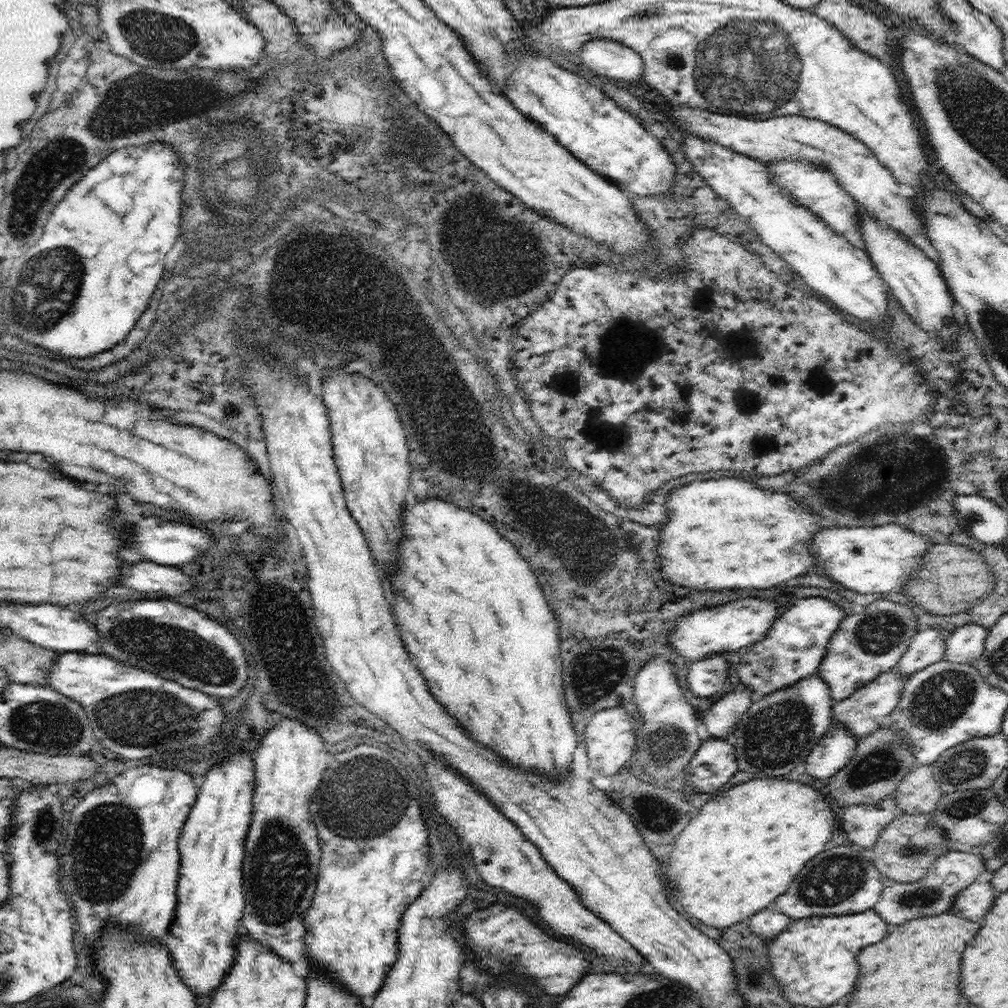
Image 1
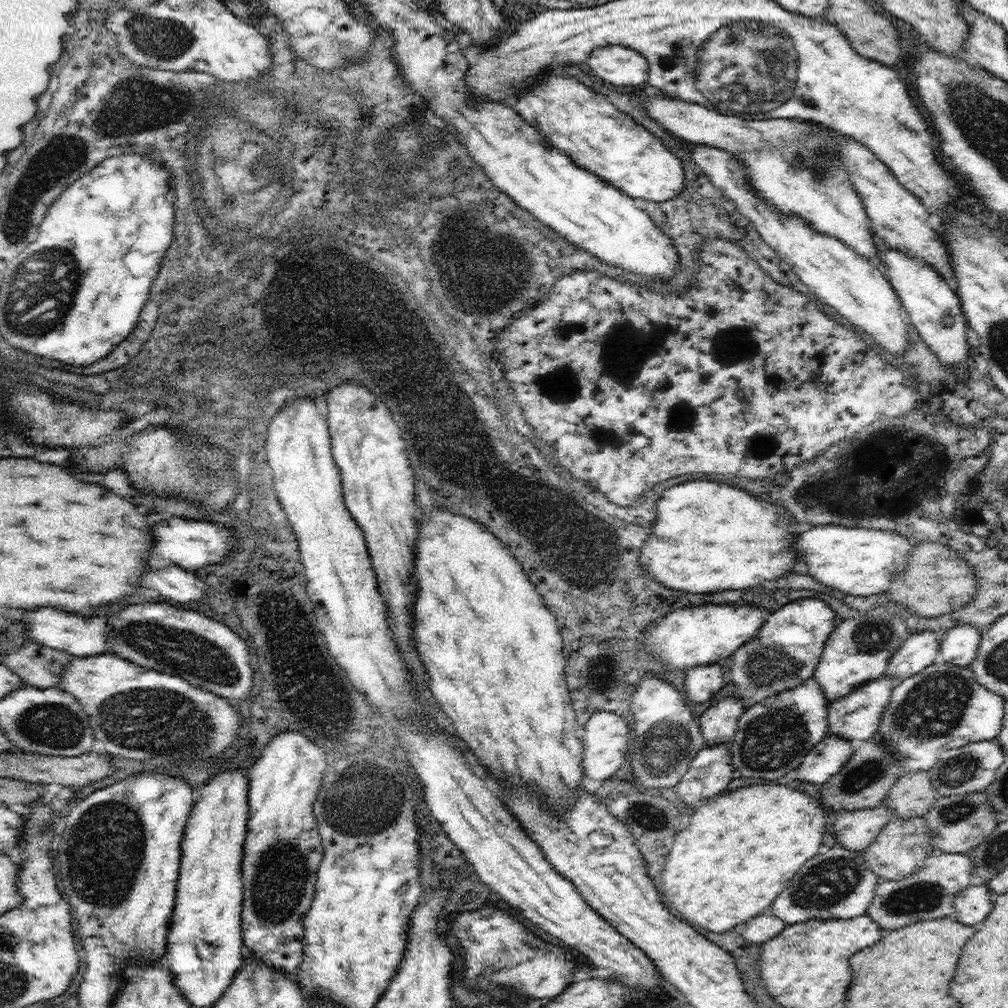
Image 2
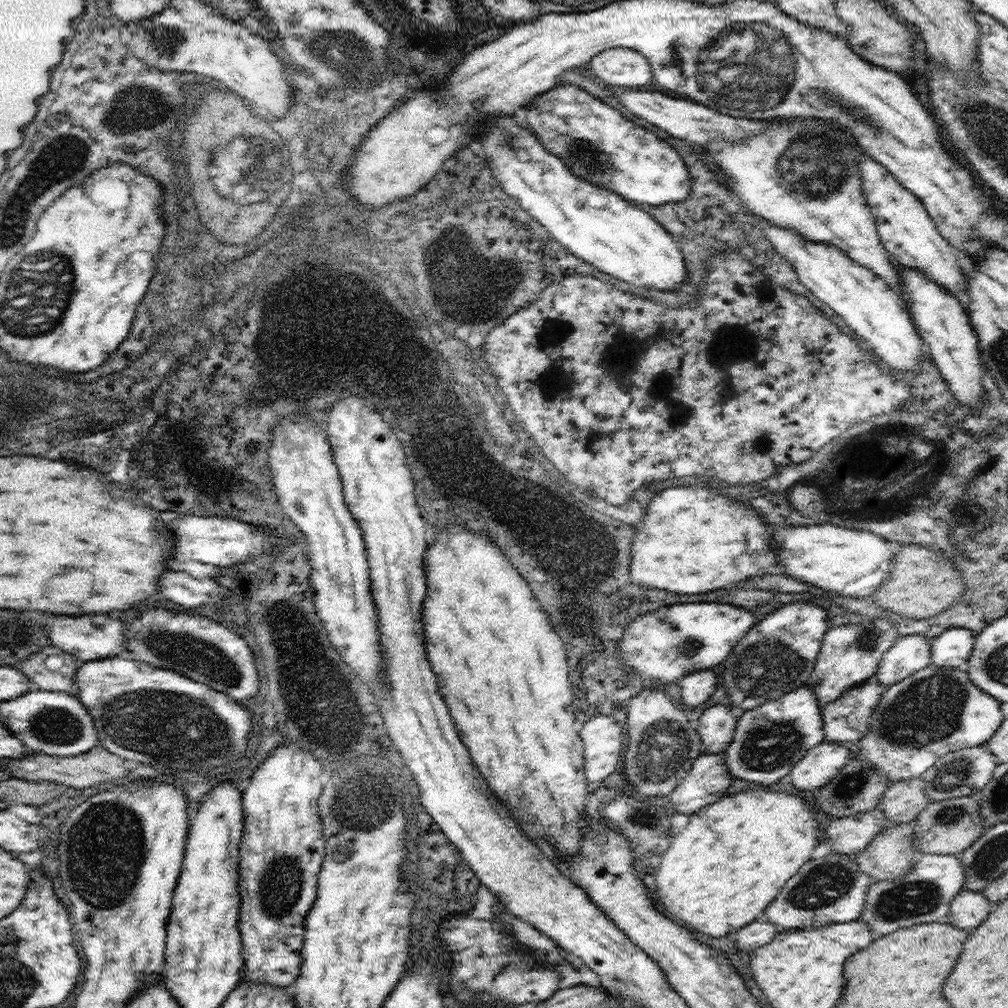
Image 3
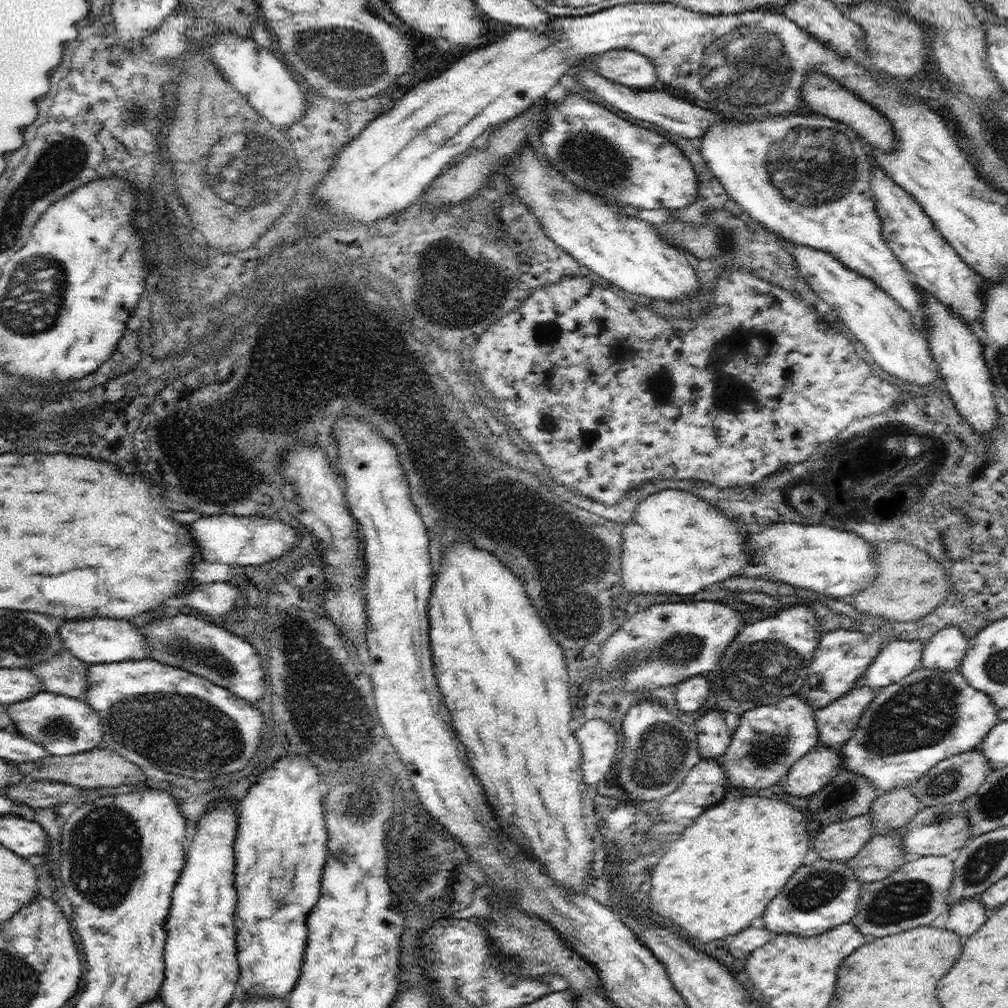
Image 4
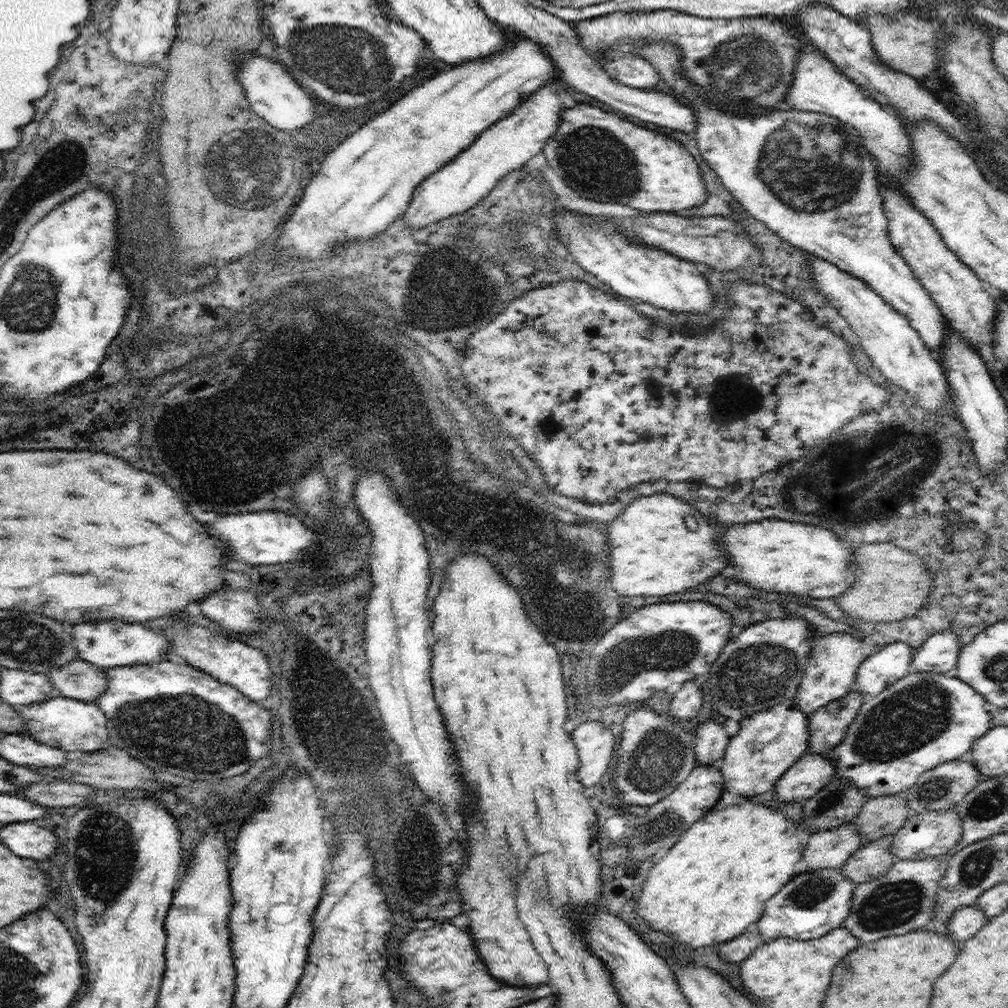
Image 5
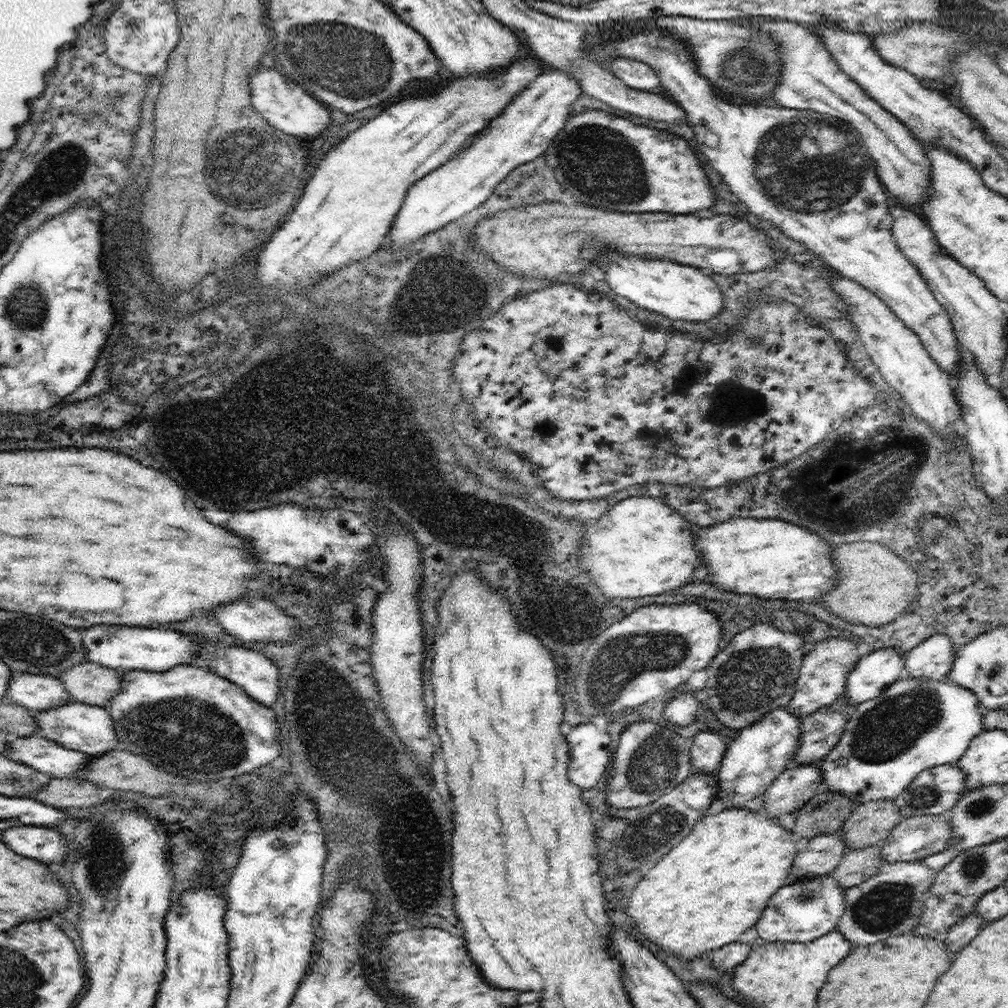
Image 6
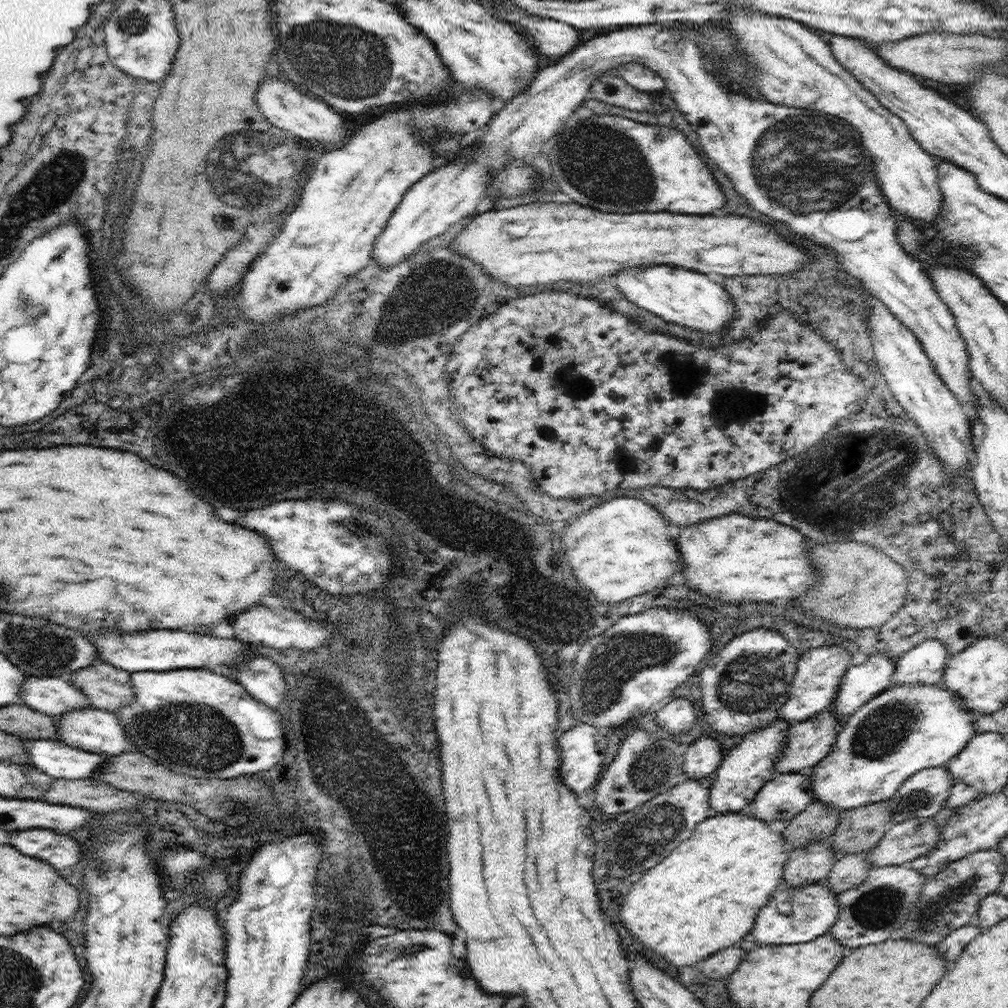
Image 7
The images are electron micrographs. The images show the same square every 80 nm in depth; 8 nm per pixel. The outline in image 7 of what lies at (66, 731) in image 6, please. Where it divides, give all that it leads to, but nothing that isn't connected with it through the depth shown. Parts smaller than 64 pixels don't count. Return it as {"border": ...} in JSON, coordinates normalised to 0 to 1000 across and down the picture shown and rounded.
{"border":[[[91,700],[76,702],[71,706],[60,708],[56,711],[55,717],[58,723],[58,734],[62,734],[73,742],[99,747],[102,750],[115,750],[122,748],[124,742],[128,740],[125,728],[123,728],[123,719],[112,706],[102,705]]]}

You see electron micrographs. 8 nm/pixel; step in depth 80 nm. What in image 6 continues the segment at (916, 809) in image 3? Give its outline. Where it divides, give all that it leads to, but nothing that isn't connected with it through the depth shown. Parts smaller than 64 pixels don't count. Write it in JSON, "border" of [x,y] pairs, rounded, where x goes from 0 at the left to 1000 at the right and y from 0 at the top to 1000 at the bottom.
{"border":[[[886,793],[863,794],[847,800],[834,824],[841,843],[861,841],[876,835],[895,813]]]}

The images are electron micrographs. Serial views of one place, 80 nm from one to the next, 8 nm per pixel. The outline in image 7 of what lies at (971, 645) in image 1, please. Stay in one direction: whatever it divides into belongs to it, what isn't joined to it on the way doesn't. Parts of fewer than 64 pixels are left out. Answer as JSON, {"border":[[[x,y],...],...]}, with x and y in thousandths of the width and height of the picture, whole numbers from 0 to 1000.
{"border":[[[930,633],[919,634],[888,657],[886,677],[888,681],[912,679],[935,680],[939,645]]]}

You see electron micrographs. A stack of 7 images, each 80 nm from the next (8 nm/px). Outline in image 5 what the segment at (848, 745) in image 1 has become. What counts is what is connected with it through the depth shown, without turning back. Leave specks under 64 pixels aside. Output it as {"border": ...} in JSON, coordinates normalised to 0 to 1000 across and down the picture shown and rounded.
{"border":[[[798,748],[772,773],[767,792],[772,796],[800,794],[827,771],[822,751],[814,748]]]}

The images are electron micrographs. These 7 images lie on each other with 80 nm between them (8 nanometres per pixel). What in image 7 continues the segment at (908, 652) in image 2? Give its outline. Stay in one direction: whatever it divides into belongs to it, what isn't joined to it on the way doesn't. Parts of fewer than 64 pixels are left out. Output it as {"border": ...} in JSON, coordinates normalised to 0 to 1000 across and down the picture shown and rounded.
{"border":[[[870,647],[863,650],[858,658],[843,659],[824,698],[830,714],[837,716],[857,697],[876,688],[886,677],[888,657],[878,647]]]}

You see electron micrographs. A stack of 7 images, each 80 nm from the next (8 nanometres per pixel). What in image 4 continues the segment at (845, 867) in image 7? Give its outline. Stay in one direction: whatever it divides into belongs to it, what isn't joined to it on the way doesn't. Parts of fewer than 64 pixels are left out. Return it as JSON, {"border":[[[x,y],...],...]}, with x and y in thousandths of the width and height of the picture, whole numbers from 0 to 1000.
{"border":[[[900,818],[882,823],[877,827],[865,828],[853,845],[839,856],[855,876],[875,873],[891,863],[901,849],[896,840],[896,829]]]}

